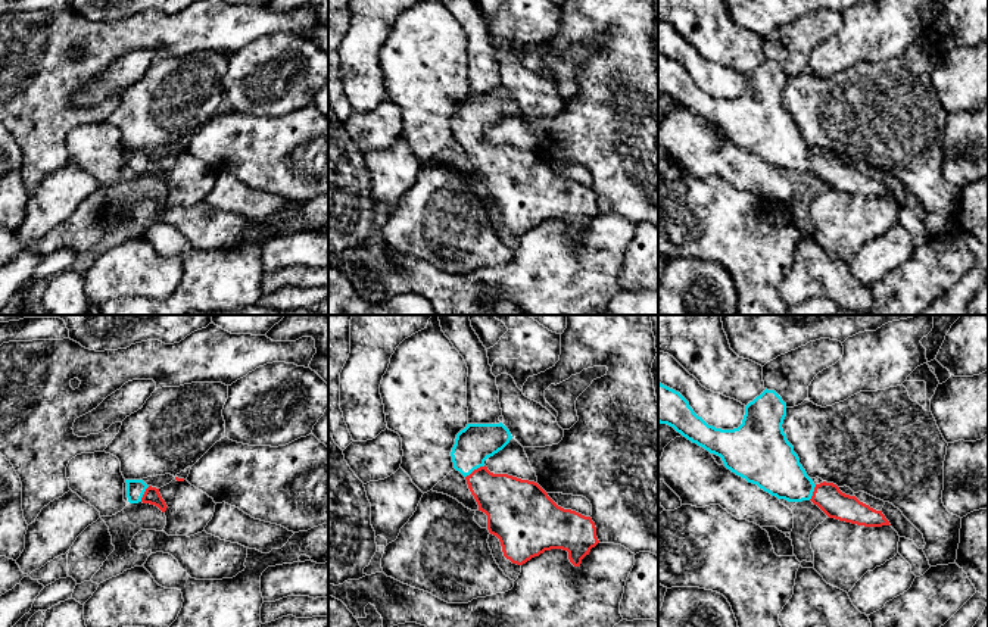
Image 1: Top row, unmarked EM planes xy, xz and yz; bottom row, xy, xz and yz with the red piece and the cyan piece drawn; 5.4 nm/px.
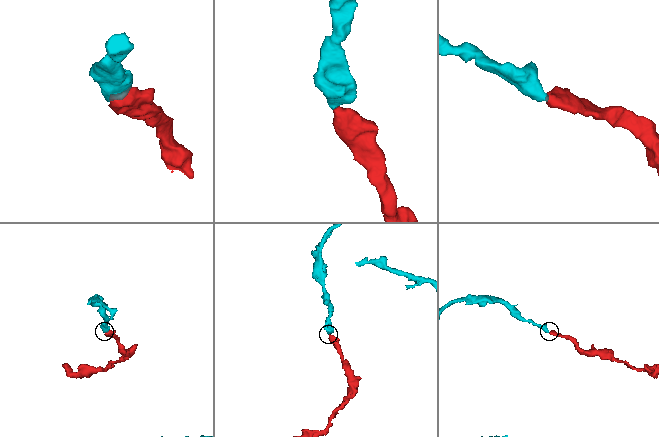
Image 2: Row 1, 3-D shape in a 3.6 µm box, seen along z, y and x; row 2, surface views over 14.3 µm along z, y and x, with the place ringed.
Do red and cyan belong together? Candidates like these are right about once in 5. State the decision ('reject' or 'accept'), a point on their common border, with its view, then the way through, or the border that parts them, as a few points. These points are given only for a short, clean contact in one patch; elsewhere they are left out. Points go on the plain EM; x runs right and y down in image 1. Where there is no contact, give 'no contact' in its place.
accept; meets red in xz at (474, 140); runs through xz (507, 171), (474, 140), (474, 115), (477, 112)

